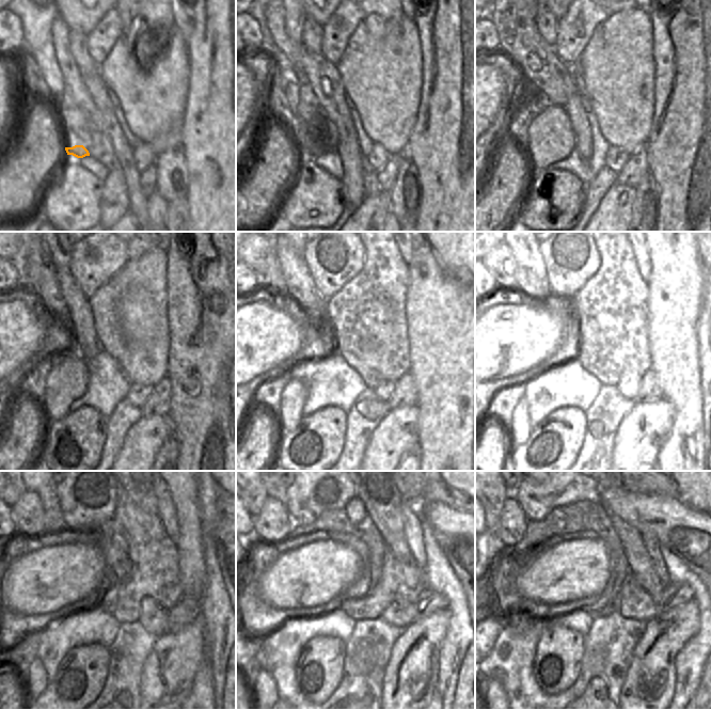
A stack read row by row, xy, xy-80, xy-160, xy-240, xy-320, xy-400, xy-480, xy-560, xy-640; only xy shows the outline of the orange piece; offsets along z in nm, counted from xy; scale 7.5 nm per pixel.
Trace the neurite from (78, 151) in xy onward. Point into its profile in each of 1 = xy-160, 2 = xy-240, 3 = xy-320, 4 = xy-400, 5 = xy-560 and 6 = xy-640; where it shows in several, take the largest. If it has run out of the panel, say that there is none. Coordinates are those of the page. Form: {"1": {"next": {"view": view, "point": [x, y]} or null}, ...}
{"1": {"next": {"view": "xy-160", "point": [550, 139]}}, "2": {"next": {"view": "xy-240", "point": [67, 380]}}, "3": {"next": {"view": "xy-320", "point": [289, 414]}}, "4": {"next": {"view": "xy-400", "point": [520, 429]}}, "5": {"next": {"view": "xy-560", "point": [265, 687]}}, "6": {"next": {"view": "xy-640", "point": [496, 688]}}}

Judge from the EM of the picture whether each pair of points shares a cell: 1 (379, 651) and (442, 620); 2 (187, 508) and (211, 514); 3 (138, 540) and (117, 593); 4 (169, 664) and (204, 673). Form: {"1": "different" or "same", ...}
{"1": "different", "2": "different", "3": "same", "4": "different"}

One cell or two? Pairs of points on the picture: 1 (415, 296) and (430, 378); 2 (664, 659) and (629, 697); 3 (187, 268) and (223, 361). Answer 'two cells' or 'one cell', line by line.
1: one cell
2: one cell
3: one cell

